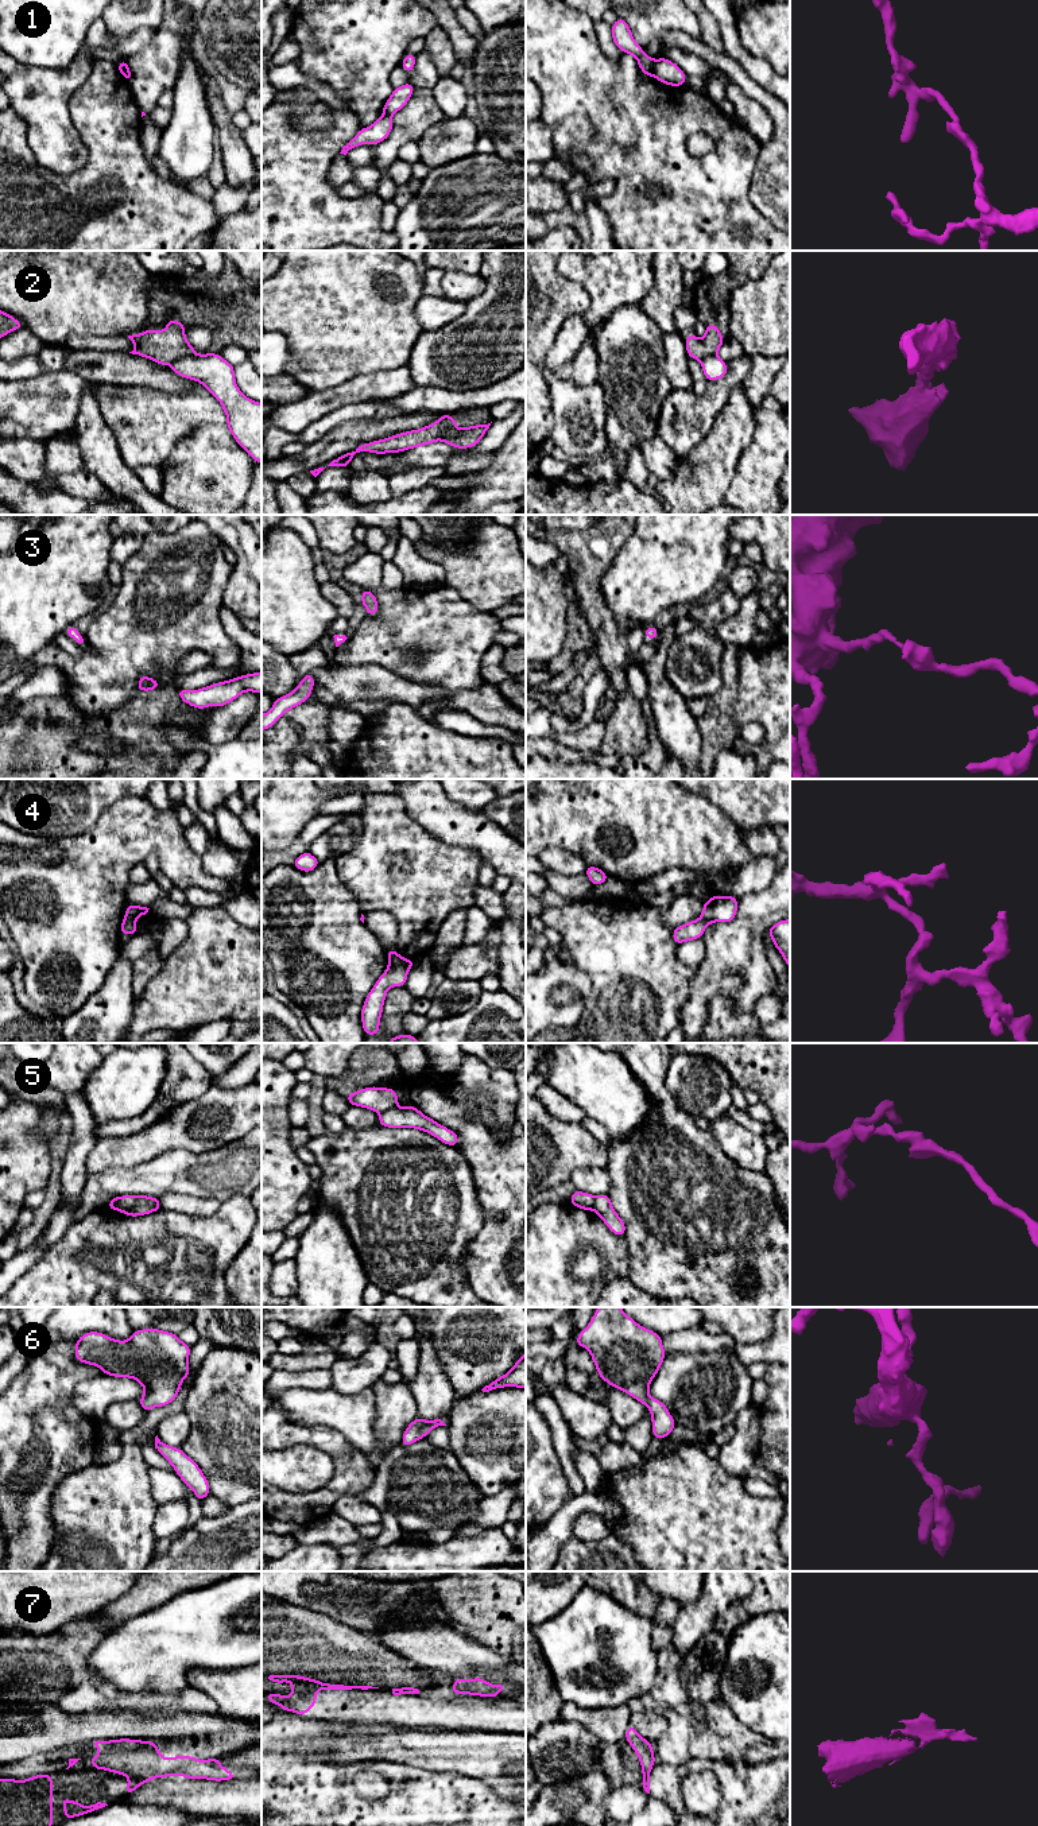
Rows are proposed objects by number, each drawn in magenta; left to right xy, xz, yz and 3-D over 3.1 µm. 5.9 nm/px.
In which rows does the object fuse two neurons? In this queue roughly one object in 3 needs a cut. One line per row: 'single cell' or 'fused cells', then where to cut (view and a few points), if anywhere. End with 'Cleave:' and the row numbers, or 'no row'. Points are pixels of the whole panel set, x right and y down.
1: fused cells; cut yz (655, 61), (653, 74)
2: fused cells; cut xy (196, 353), (175, 359), (170, 364)
3: single cell; cut none
4: fused cells; cut xy (126, 917), (134, 923)
5: fused cells; cut xz (395, 1105), (379, 1113)
6: single cell; cut none
7: fused cells; cut xy (128, 1775), (143, 1782)
Cleave: 1, 2, 4, 5, 7

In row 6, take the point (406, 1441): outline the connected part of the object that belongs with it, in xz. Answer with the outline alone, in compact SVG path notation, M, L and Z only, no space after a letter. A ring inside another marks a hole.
M422 1418L414 1419L403 1433L402 1445L410 1446L418 1439L423 1439L433 1428L446 1426L441 1419L426 1420Z

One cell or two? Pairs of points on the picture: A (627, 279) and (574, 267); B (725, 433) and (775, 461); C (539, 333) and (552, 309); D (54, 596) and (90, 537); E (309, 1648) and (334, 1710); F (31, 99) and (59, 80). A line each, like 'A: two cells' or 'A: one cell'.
A: one cell
B: two cells
C: one cell
D: one cell
E: two cells
F: one cell

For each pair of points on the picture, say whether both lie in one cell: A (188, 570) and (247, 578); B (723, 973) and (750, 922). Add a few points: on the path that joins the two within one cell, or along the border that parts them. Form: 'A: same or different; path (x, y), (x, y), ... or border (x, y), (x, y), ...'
A: different; border (233, 568), (221, 604)
B: same; path (735, 961), (735, 949), (743, 934)

